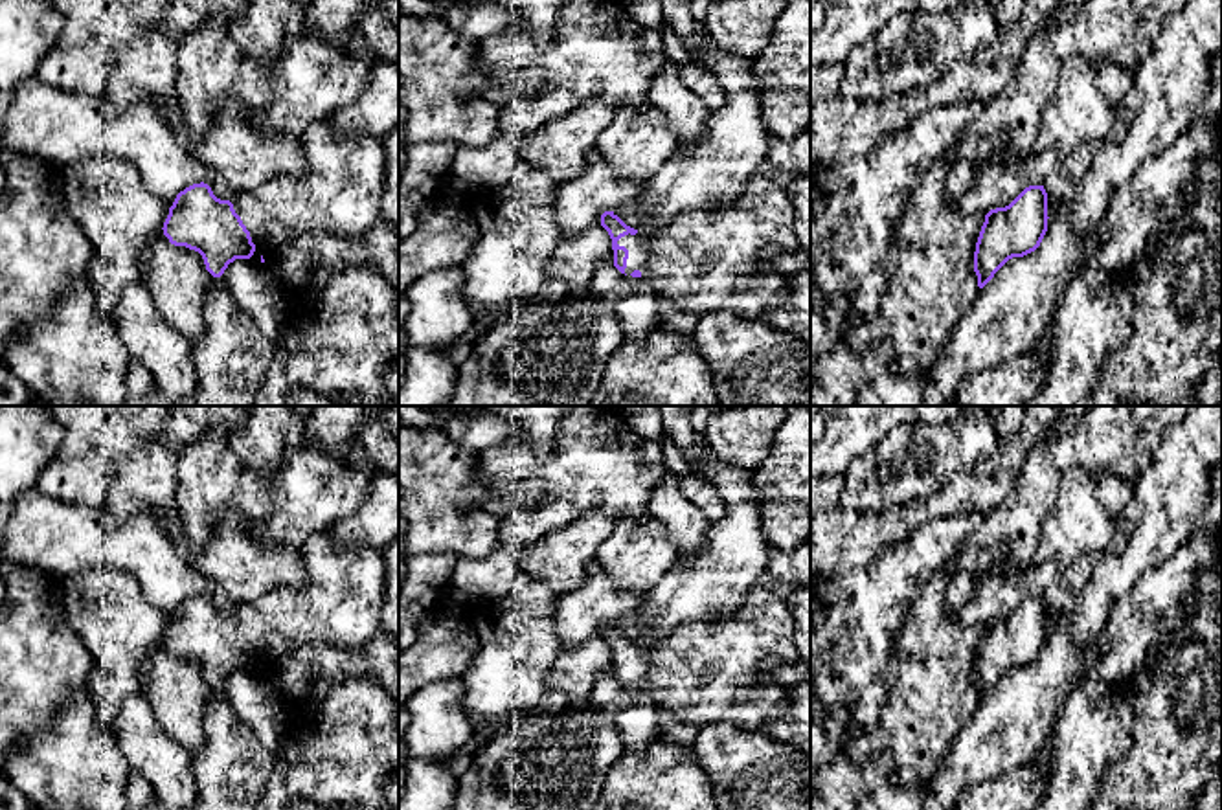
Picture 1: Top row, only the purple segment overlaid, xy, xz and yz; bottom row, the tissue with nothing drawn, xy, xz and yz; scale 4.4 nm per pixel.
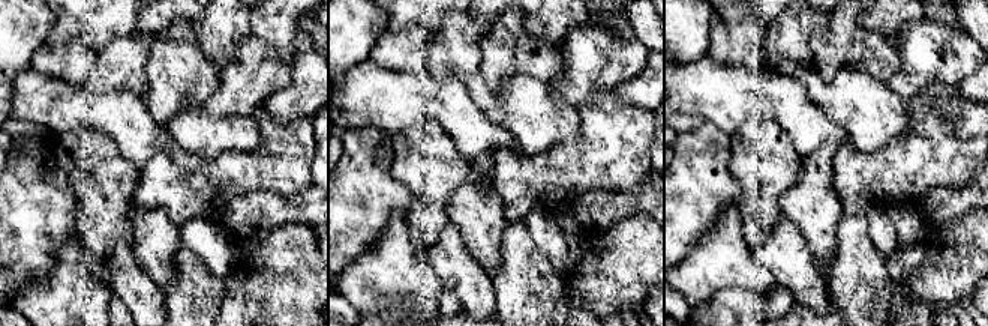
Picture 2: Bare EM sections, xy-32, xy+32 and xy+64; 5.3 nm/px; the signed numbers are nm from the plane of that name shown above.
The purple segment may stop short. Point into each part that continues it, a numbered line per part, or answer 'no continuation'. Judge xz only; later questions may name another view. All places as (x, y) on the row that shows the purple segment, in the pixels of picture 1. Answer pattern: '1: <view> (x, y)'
1: xz (710, 261)

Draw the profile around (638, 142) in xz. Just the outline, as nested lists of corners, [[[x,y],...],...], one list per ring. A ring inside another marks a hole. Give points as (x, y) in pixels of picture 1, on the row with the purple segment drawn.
[[[647,101],[617,107],[612,123],[595,141],[595,151],[623,180],[651,180],[678,149],[665,114]]]

